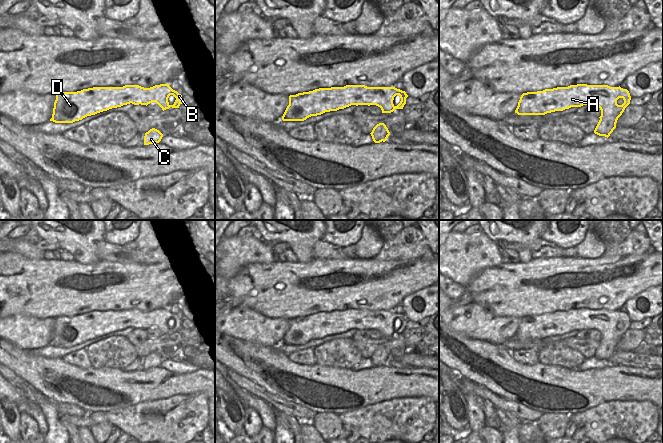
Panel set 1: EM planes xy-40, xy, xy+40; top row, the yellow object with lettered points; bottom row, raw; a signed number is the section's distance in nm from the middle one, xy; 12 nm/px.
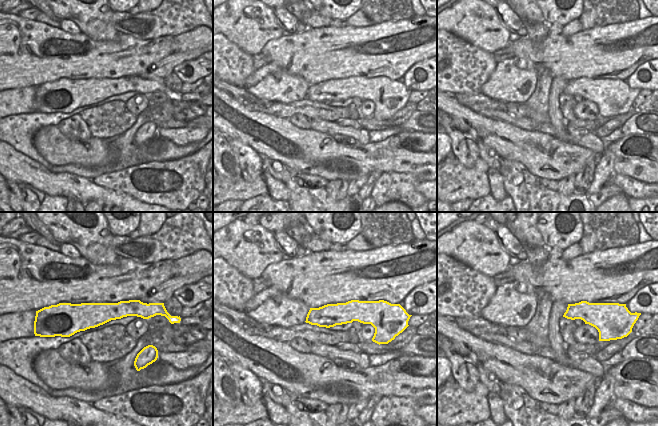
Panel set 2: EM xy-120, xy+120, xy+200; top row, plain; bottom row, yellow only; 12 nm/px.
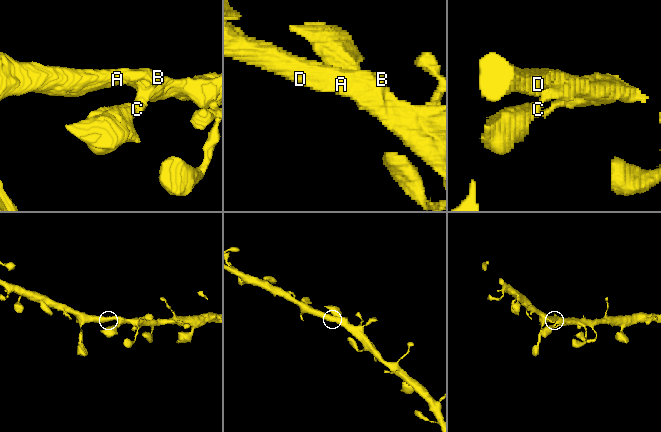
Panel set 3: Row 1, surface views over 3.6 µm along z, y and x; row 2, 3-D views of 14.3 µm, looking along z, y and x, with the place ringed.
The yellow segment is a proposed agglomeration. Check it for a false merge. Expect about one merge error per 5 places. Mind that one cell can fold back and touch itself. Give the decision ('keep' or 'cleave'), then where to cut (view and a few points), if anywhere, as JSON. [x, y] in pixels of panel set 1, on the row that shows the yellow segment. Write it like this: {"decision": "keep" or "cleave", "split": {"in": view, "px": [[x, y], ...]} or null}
{"decision": "keep", "split": null}

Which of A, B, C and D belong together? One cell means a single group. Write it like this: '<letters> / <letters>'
A B C D

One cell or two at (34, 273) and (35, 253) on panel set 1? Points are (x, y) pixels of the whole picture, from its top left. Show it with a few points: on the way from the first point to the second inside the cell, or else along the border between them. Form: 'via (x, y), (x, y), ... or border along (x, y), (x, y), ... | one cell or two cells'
border along (13, 251), (27, 258), (43, 258) | two cells

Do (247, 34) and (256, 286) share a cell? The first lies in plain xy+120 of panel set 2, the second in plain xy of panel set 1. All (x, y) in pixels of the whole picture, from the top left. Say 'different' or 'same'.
different

